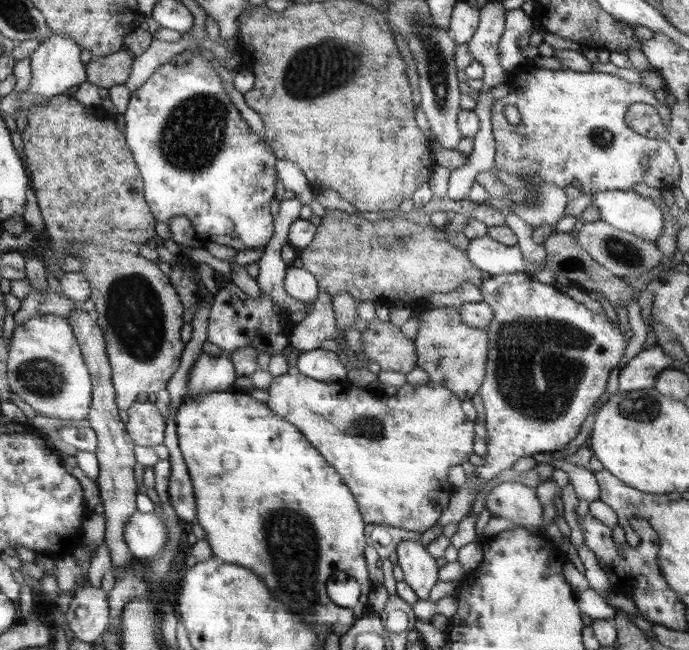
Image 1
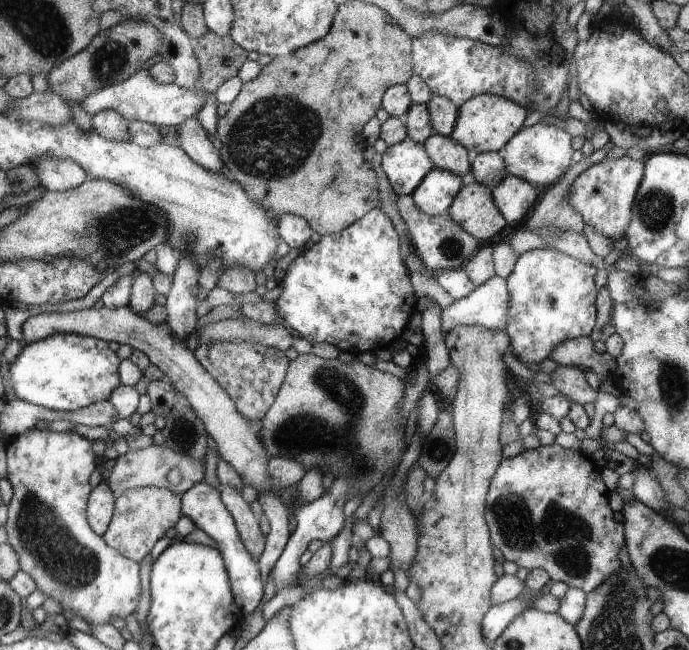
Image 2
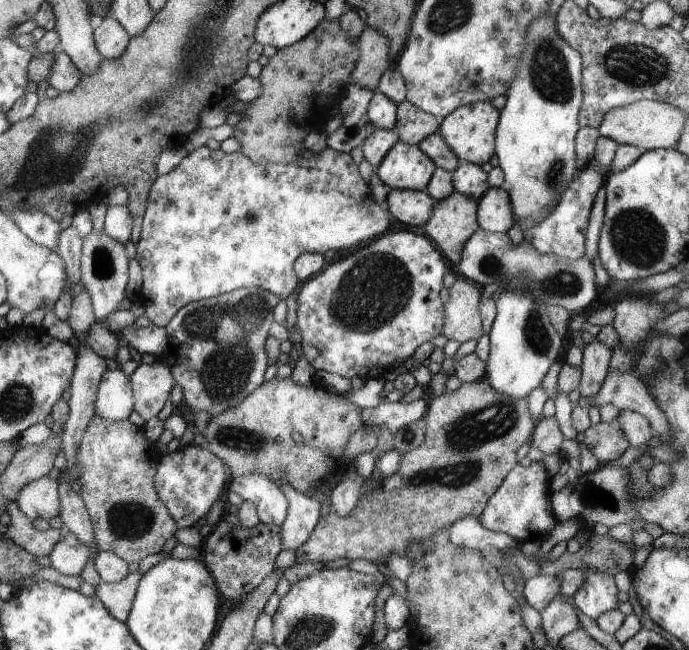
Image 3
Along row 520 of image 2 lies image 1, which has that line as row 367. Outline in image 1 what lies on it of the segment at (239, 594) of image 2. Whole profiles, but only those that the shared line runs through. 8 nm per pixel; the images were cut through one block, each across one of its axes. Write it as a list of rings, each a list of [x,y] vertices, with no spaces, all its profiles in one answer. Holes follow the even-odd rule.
[[[201,353],[188,377],[186,396],[200,396],[232,390],[237,378],[230,353],[220,356]]]

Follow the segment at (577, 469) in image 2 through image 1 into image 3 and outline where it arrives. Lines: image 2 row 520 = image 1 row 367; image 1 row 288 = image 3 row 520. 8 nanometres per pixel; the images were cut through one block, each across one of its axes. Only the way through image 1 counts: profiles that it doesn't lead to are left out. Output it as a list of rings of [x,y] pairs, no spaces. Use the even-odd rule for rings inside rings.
[[[543,461],[518,466],[508,474],[504,484],[490,497],[480,516],[482,526],[495,533],[504,533],[518,542],[540,541],[548,538],[558,524],[552,504],[553,477]]]

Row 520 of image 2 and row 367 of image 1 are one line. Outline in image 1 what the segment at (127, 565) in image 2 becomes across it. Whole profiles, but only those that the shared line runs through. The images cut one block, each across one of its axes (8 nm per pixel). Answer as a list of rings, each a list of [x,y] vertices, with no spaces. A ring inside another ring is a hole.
[[[40,314],[16,324],[9,343],[7,377],[10,391],[48,418],[84,420],[93,400],[93,379],[68,318]]]

